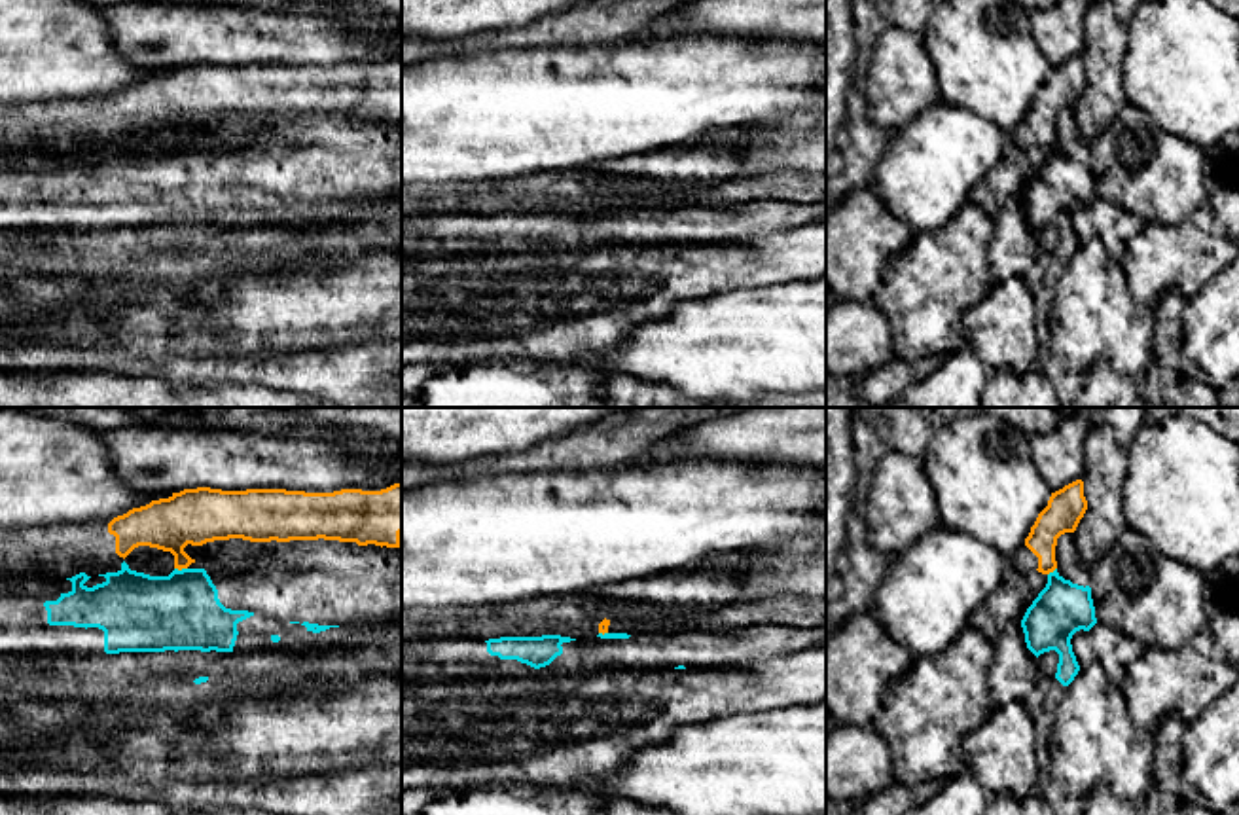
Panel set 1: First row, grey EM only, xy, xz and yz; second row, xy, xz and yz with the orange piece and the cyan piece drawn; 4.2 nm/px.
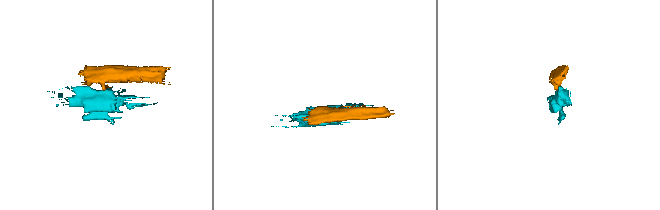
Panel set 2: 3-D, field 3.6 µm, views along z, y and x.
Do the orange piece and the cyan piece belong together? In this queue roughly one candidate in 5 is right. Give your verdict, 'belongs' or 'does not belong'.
does not belong

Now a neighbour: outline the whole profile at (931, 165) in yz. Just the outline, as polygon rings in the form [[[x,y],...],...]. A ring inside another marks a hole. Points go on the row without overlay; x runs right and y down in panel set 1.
[[[940,99],[894,135],[875,167],[875,191],[915,233],[945,227],[1004,154],[1006,133]]]

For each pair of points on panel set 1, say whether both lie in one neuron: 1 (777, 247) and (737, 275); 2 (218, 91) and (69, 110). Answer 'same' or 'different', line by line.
1: same
2: same

